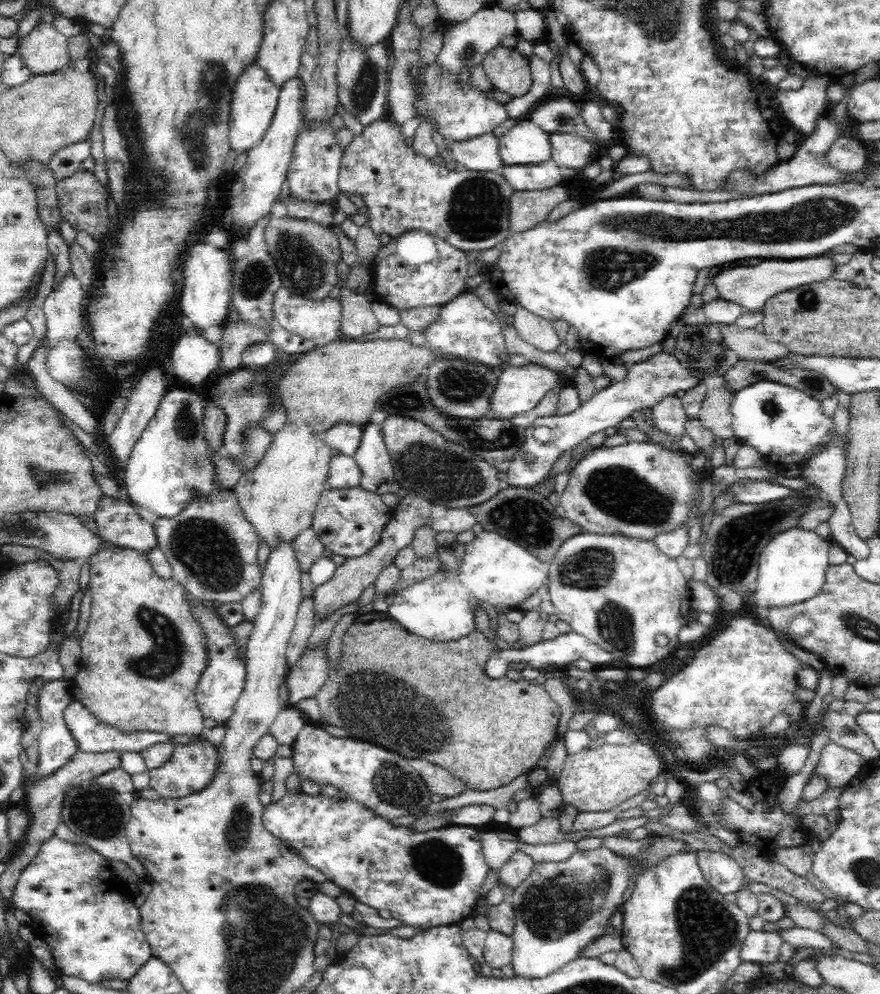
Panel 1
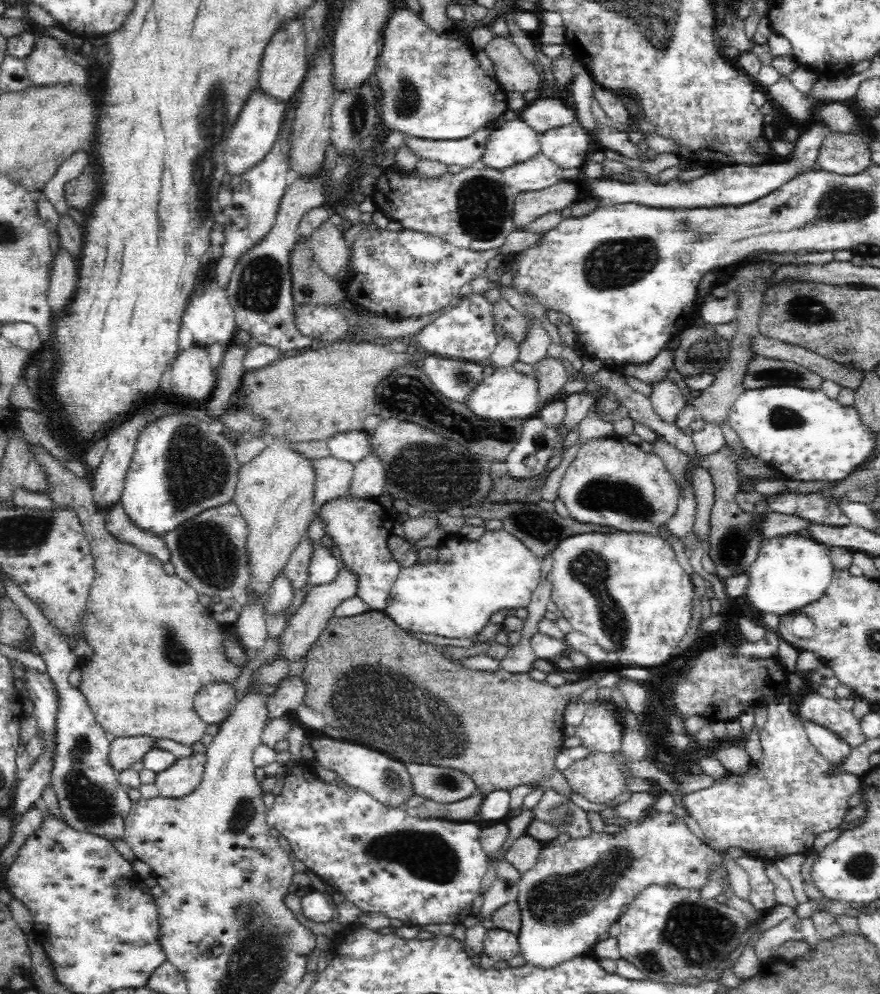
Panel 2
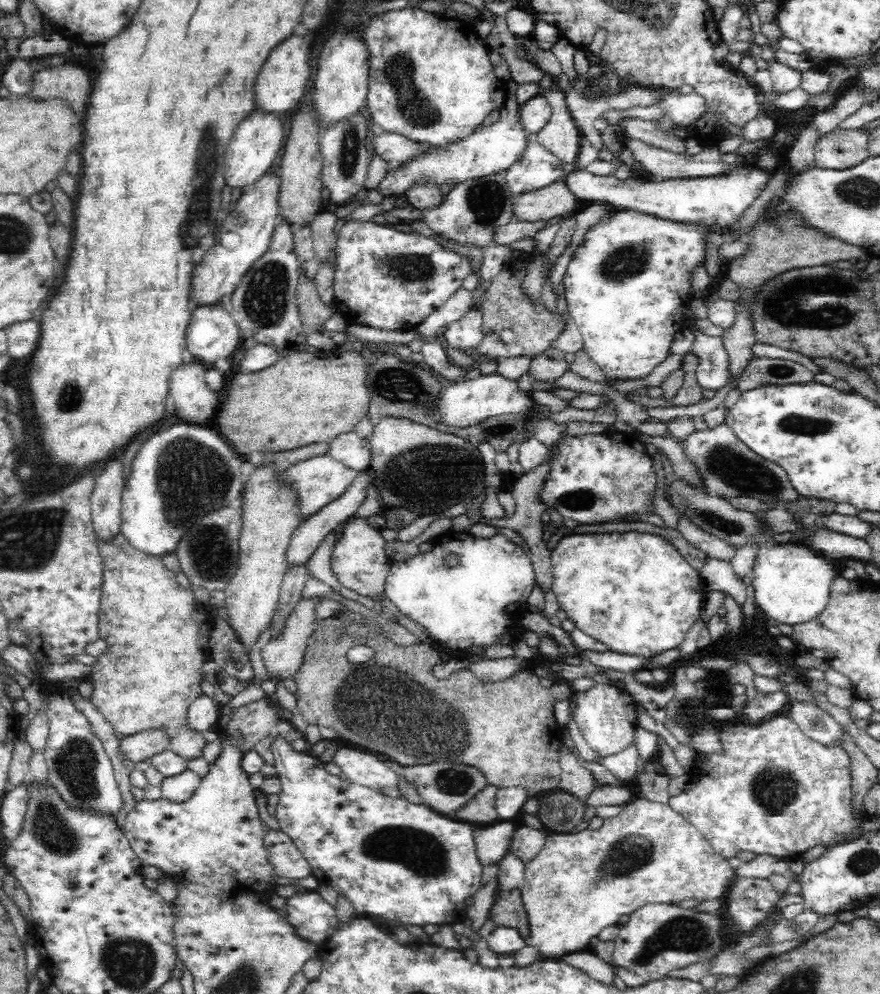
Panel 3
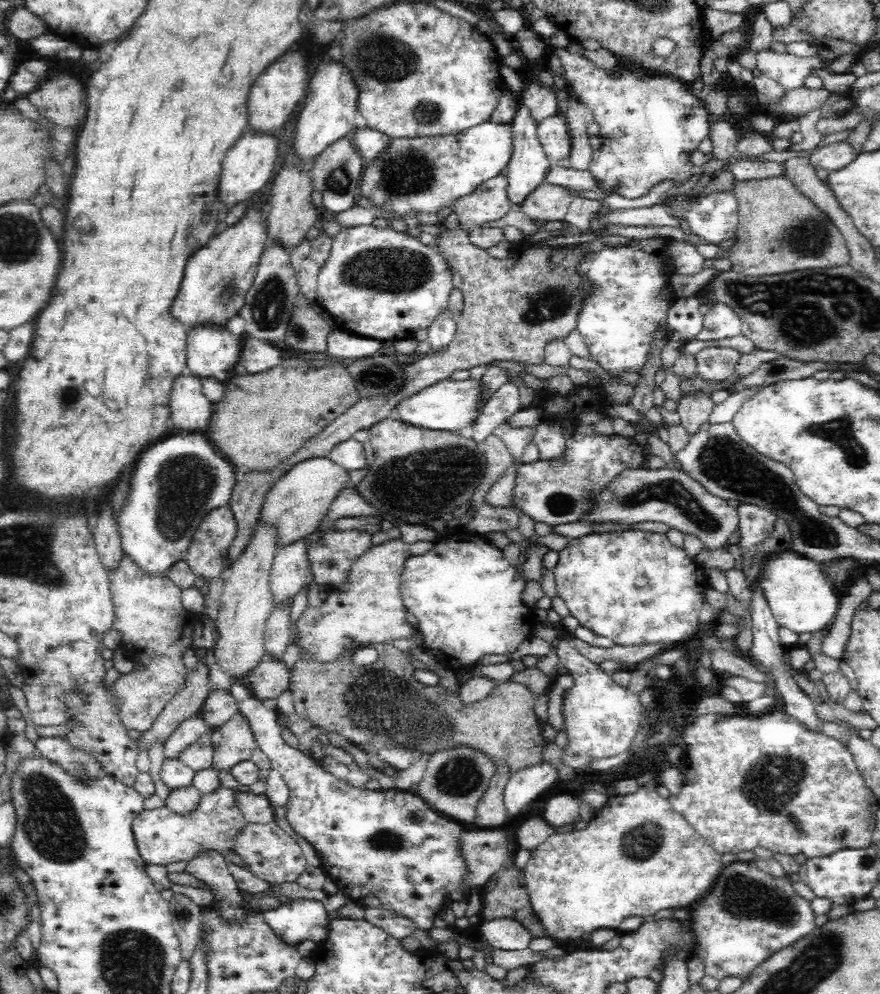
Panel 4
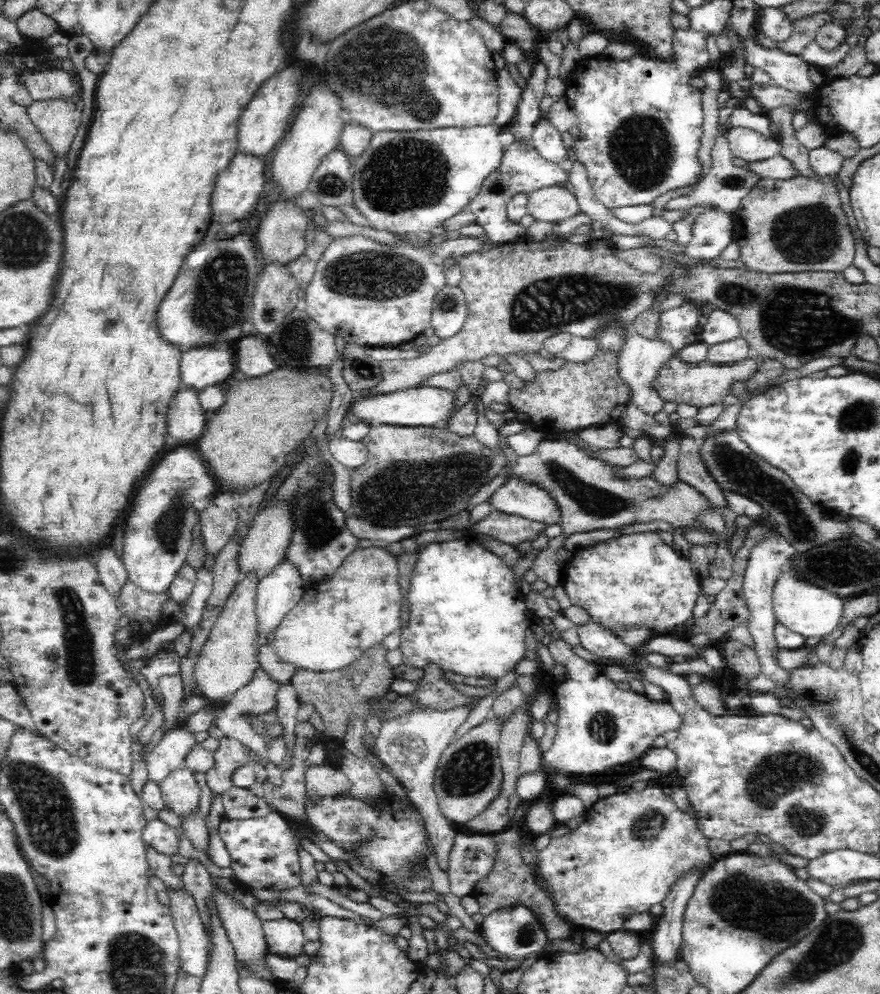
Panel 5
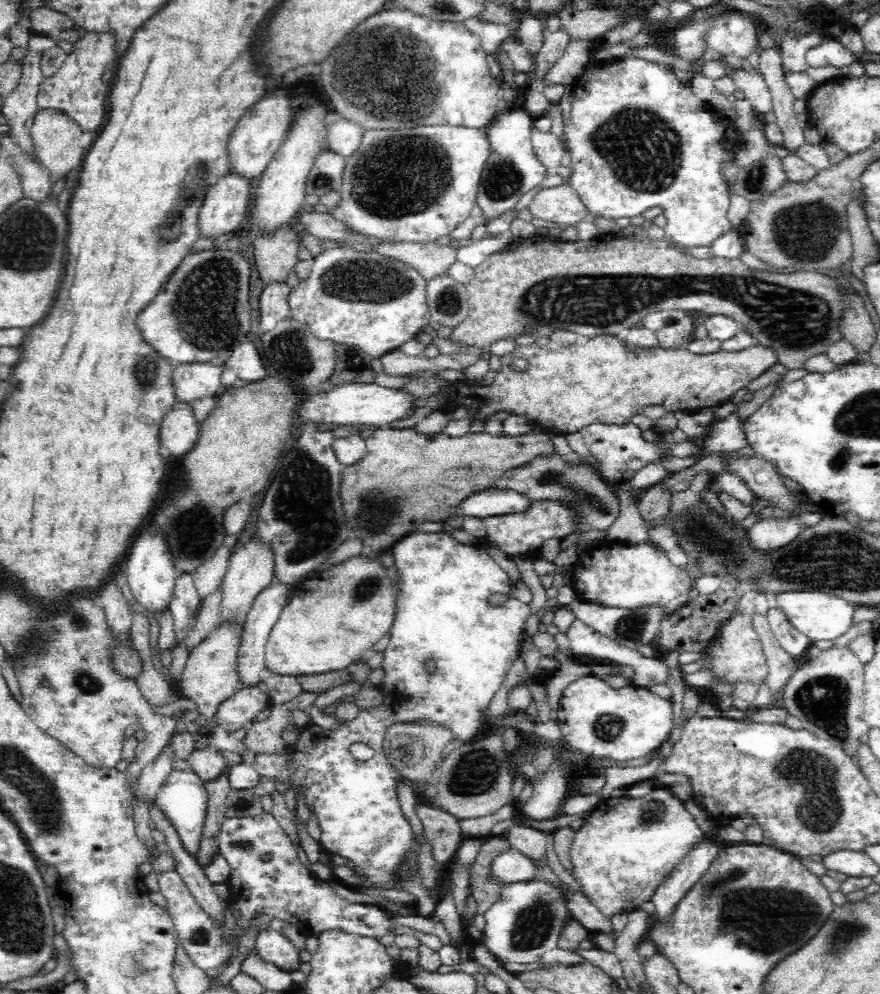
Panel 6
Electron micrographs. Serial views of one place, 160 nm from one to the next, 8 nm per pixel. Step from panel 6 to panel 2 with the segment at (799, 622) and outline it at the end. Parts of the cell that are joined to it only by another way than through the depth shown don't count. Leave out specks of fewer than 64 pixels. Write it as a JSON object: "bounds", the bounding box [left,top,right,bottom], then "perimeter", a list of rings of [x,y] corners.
{"bounds":[747,534,835,617],"perimeter":[[[798,534],[765,541],[749,566],[747,600],[761,613],[779,617],[797,613],[804,606],[816,602],[830,586],[835,572],[830,550],[831,547]]]}

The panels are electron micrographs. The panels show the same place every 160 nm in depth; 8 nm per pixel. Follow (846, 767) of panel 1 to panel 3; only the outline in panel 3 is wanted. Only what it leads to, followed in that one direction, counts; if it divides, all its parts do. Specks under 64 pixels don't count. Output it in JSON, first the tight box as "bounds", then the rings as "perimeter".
{"bounds":[789,701,841,745],"perimeter":[[[789,701],[789,716],[802,732],[824,745],[840,745],[841,725],[812,701]]]}

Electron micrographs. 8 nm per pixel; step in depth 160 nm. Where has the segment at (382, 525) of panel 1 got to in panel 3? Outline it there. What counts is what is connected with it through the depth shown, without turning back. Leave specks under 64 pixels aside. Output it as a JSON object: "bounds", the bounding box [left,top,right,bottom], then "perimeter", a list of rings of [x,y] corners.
{"bounds":[329,517,390,596],"perimeter":[[[351,517],[329,556],[332,575],[344,588],[350,588],[358,594],[370,596],[380,591],[384,594],[386,578],[390,572],[389,565],[386,565],[386,543],[381,533],[370,528],[362,517]]]}

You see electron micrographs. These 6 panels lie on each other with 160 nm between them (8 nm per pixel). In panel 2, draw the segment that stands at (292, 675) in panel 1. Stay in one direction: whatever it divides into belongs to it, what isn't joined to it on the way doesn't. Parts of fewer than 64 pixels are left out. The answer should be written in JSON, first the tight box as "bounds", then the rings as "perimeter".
{"bounds":[263,676,305,728],"perimeter":[[[299,676],[284,677],[276,685],[276,690],[266,696],[265,709],[267,713],[263,722],[264,728],[270,722],[286,717],[289,711],[296,711],[298,706],[303,704],[304,693],[305,686]]]}

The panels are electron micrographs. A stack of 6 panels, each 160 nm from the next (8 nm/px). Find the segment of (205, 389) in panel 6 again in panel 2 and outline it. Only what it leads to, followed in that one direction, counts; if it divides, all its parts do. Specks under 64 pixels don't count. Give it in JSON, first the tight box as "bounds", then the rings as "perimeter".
{"bounds":[181,277,235,349],"perimeter":[[[216,277],[207,279],[204,294],[190,300],[181,326],[192,333],[193,345],[204,349],[212,344],[226,348],[234,342],[235,313],[228,301],[227,290],[218,286]]]}

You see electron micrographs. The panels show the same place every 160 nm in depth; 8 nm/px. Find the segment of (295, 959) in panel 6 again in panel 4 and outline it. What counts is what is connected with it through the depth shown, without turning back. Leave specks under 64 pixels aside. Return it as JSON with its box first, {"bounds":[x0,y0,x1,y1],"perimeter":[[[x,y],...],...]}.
{"bounds":[262,898,327,947],"perimeter":[[[304,898],[262,913],[264,923],[284,944],[292,947],[306,939],[321,944],[327,935],[327,919],[322,901]]]}

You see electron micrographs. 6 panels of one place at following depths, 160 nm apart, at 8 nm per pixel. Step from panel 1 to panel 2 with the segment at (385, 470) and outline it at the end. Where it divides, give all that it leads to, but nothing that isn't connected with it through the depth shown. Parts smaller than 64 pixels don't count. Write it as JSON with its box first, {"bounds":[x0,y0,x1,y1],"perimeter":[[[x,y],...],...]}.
{"bounds":[347,450,385,500],"perimeter":[[[370,450],[362,462],[353,468],[353,477],[348,488],[347,498],[352,500],[369,500],[379,498],[385,483],[384,466],[379,458]]]}

